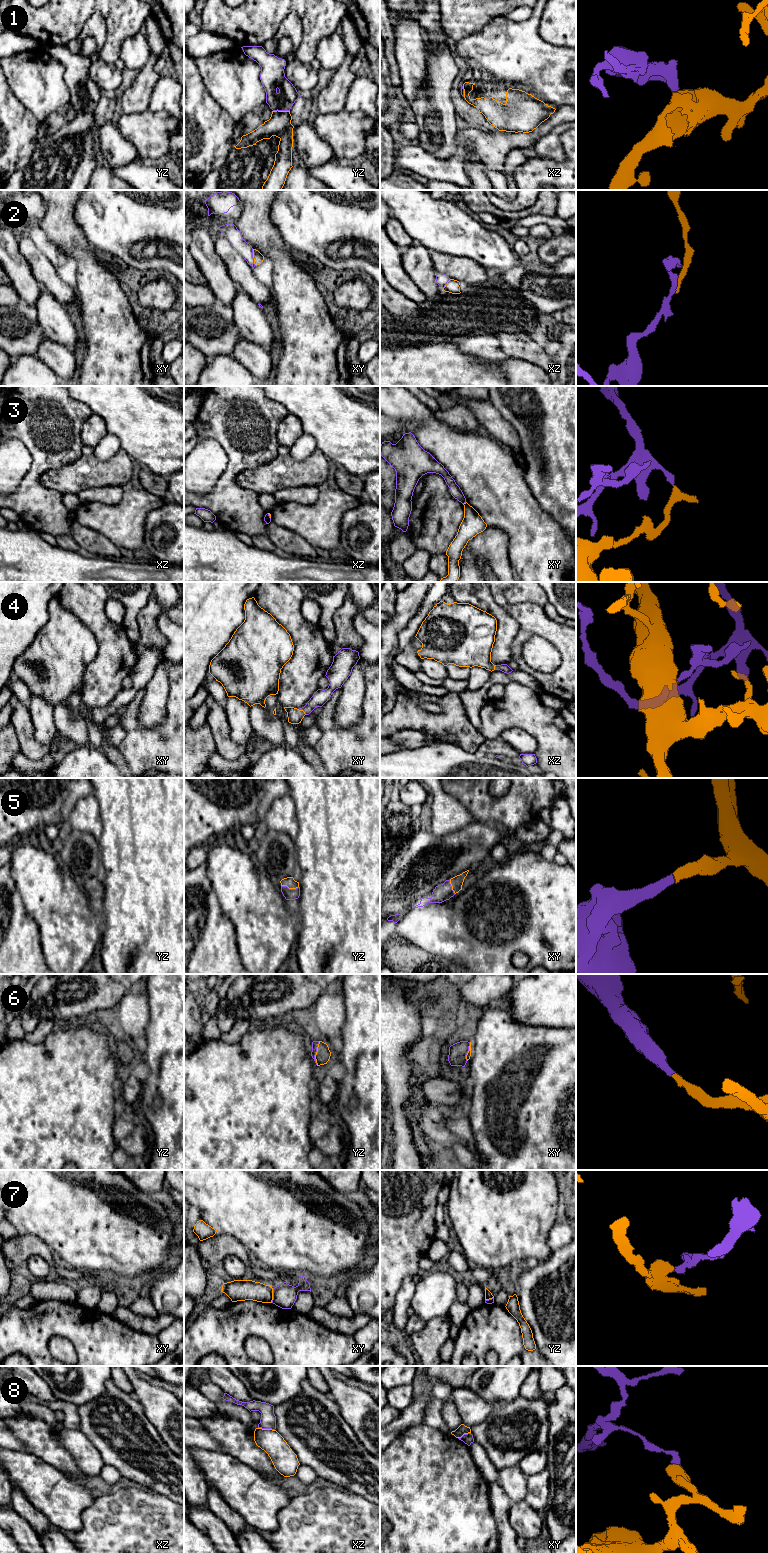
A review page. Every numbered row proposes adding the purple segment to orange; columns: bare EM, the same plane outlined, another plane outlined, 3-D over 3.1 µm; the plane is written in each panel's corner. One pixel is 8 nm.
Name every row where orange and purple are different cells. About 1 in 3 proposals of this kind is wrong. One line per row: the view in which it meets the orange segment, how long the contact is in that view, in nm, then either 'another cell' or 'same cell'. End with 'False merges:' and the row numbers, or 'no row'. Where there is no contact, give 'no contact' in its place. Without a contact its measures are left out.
1: meets orange in yz; contact 140 nm long; same cell
2: meets orange in xy; contact 140 nm long; same cell
3: meets orange in xy; contact 40 nm long; another cell
4: meets orange in xy; contact 80 nm long; same cell
5: meets orange in yz; contact 140 nm long; same cell
6: meets orange in yz; contact 190 nm long; same cell
7: meets orange in xy; contact 120 nm long; another cell
8: meets orange in xz; contact 140 nm long; another cell
False merges: 3, 7, 8

